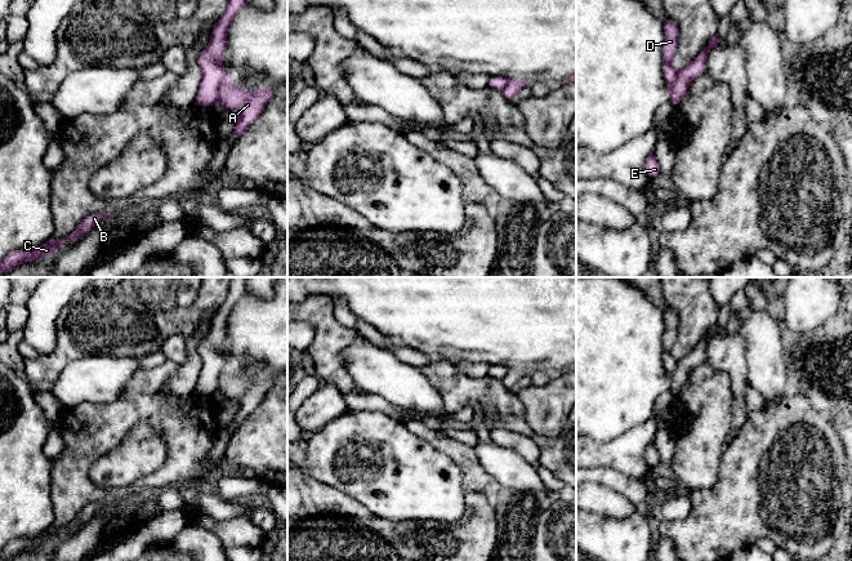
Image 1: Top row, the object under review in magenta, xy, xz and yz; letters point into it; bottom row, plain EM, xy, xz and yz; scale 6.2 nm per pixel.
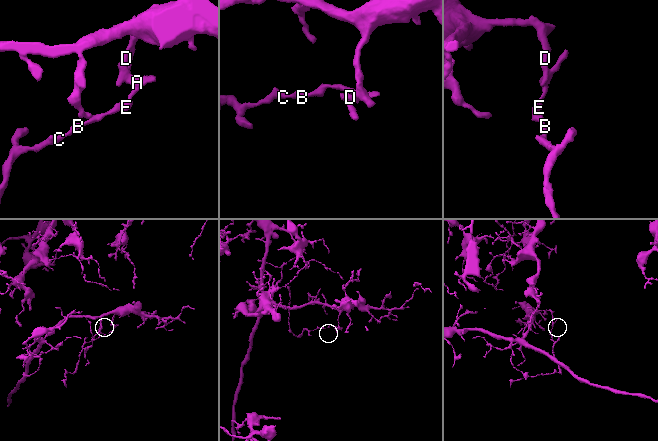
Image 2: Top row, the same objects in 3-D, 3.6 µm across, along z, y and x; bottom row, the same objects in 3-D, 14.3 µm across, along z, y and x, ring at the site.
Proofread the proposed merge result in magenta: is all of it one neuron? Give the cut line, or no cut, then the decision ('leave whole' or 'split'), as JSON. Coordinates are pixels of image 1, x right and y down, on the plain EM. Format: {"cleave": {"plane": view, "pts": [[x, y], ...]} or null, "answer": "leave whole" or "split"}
{"cleave": {"plane": "xy", "pts": [[228, 369], [221, 373], [217, 388]]}, "answer": "split"}

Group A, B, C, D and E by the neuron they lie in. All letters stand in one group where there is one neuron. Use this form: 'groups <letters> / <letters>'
groups A B C E / D

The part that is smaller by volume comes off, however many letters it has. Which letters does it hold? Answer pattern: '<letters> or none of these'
A, B, C, E

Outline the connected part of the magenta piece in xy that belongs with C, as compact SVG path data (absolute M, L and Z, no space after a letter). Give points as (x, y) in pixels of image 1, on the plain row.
M110 500L102 503L90 503L85 506L77 517L66 527L49 527L44 534L30 539L14 539L0 549L0 561L9 561L23 551L39 549L46 544L53 544L64 531L72 533L81 525L90 521L102 508L112 504Z

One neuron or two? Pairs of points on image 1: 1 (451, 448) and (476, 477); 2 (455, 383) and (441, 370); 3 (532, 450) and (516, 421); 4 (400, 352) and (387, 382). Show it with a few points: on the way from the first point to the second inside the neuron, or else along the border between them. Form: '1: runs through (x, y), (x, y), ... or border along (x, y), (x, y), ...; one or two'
1: runs through (459, 454), (472, 470); one
2: runs through (451, 381), (445, 374); one
3: border along (494, 427), (527, 435), (539, 448), (540, 459); two
4: border along (371, 342), (419, 369); two

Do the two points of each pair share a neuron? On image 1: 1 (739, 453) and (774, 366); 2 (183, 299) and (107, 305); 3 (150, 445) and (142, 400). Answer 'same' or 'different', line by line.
1: different
2: different
3: different

